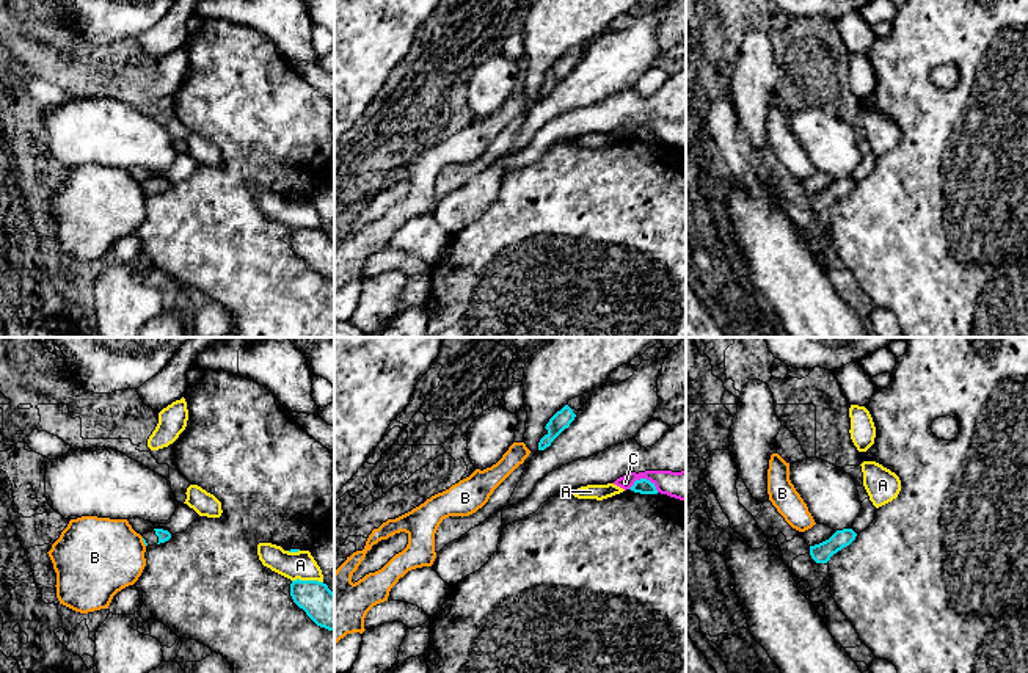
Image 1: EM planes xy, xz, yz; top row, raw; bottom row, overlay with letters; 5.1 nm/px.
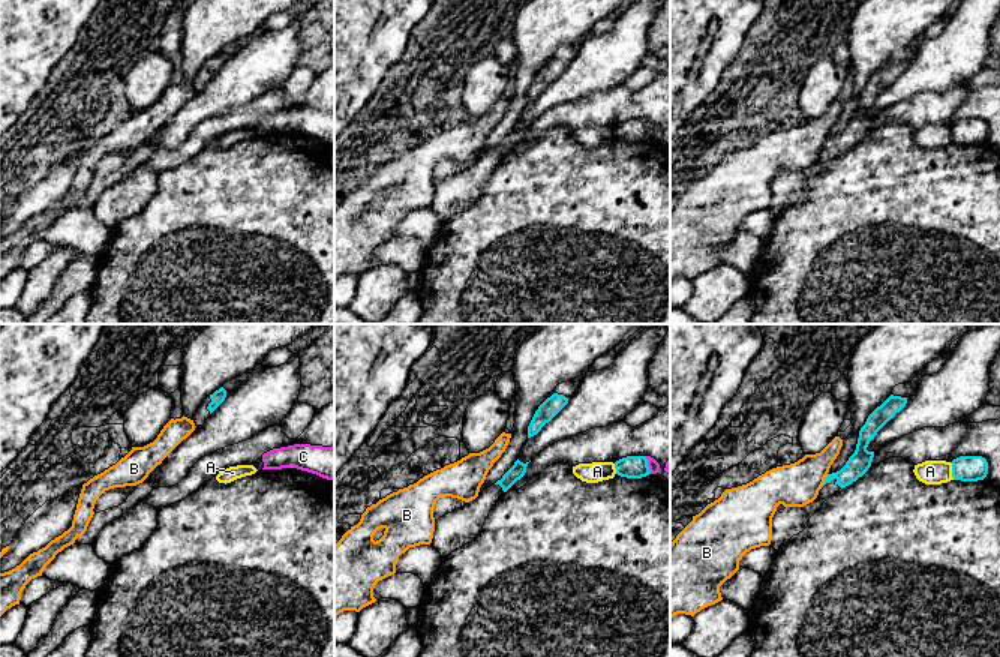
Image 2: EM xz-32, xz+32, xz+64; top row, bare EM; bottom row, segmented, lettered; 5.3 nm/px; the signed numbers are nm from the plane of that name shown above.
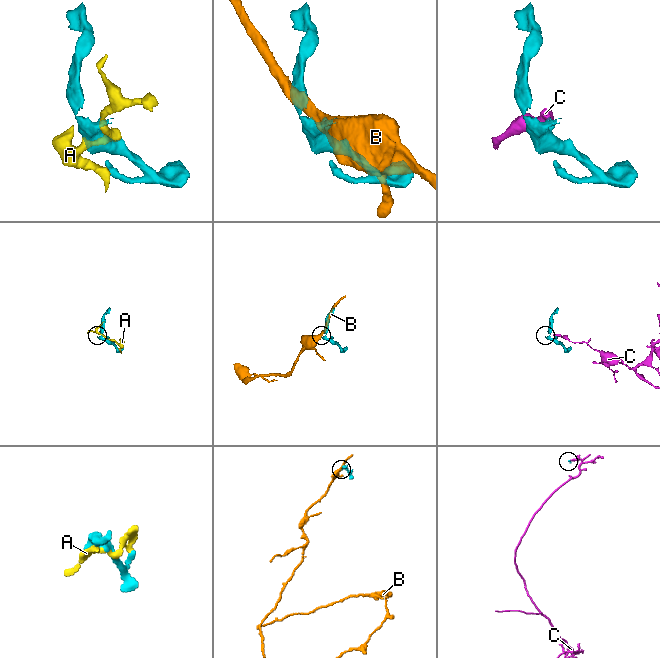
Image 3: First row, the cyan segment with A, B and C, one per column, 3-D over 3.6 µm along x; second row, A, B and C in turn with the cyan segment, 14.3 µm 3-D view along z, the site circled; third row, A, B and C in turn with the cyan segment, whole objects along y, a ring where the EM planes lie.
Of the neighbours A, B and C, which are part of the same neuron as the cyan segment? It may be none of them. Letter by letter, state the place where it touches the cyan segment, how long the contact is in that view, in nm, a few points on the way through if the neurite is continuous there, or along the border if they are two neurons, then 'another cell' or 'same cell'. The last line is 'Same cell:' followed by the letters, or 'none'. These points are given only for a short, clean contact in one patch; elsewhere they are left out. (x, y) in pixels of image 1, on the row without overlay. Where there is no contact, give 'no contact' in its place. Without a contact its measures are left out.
A: meets cyan in xy at (308, 229); contact 160 nm long; another cell
B: meets cyan in xy at (143, 189); contact 50 nm long; another cell
C: meets cyan in xz at (644, 127); contact 160 nm long; border along xz (628, 137), (636, 129), (647, 127), (658, 140); another cell
Same cell: none

